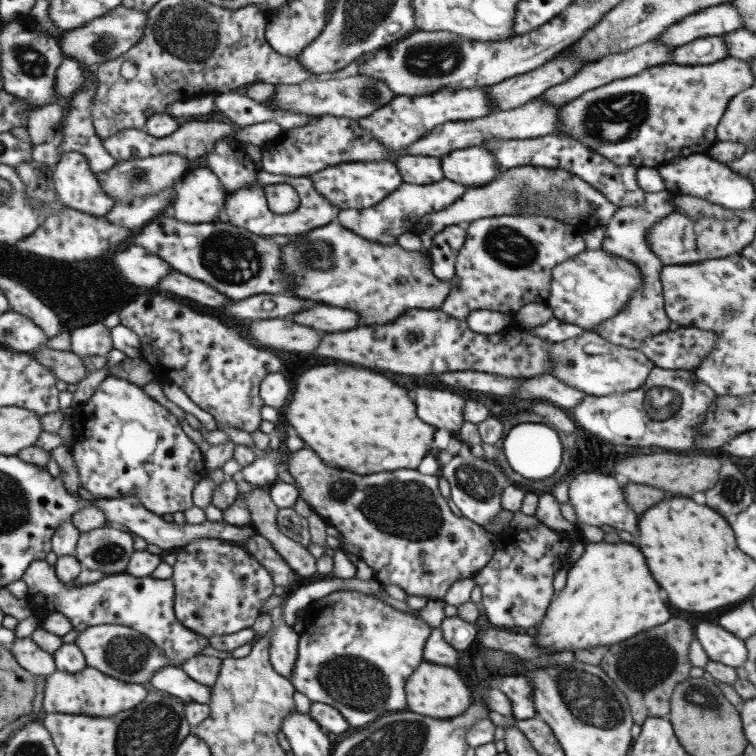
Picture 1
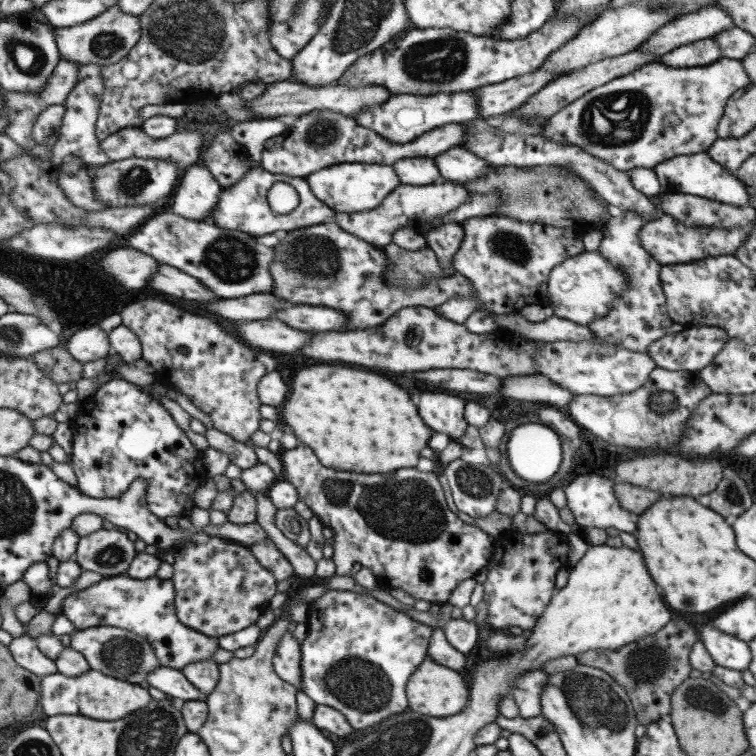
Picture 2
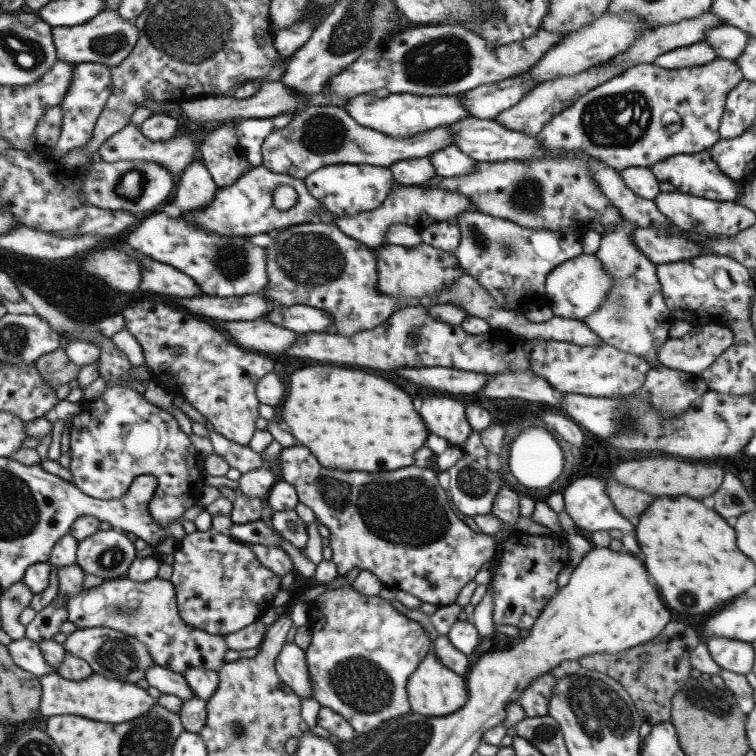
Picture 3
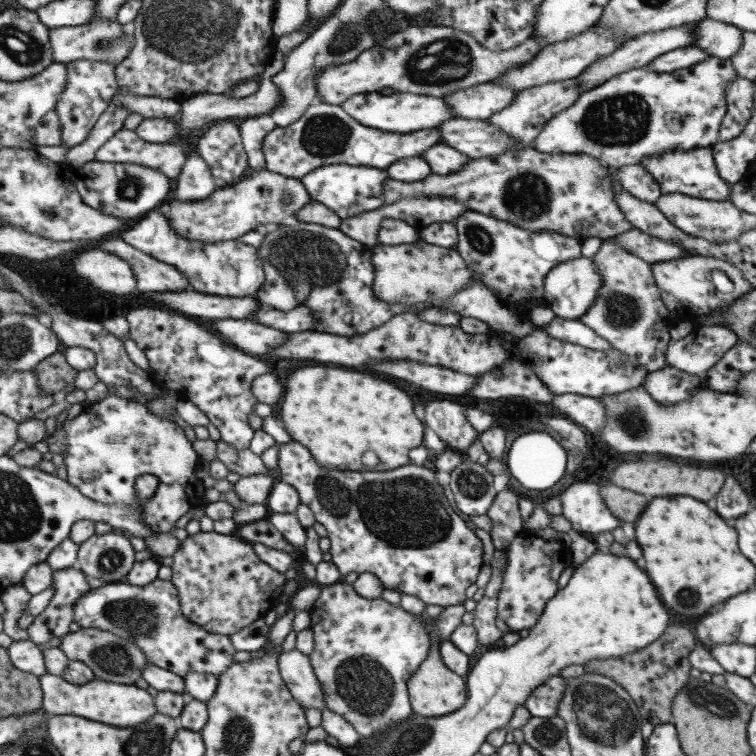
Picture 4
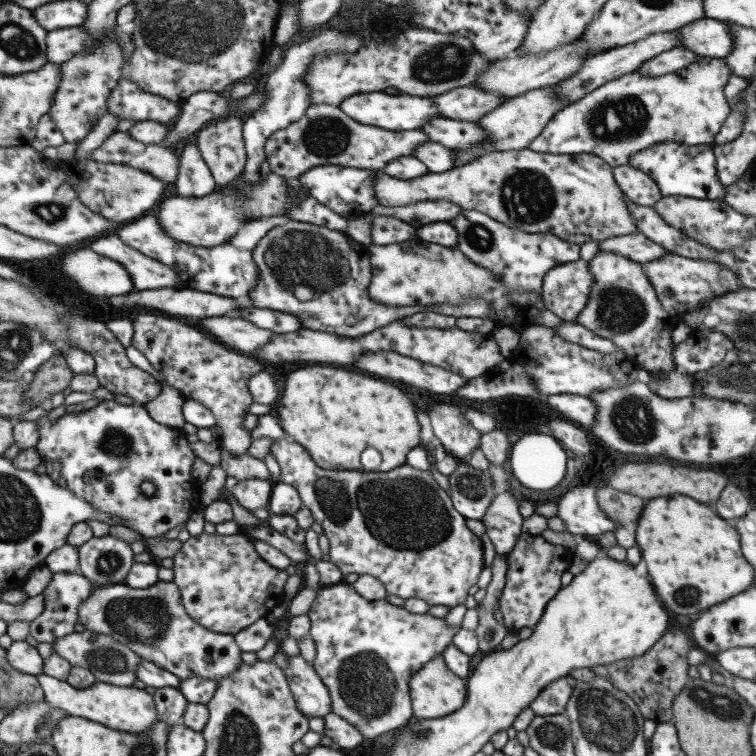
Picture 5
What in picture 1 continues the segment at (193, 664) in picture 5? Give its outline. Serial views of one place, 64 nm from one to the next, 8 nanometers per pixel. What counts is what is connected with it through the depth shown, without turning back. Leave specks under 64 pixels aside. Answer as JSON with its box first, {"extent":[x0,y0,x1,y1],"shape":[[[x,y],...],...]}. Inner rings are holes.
{"extent":[21,560,209,666],"shape":[[[35,560],[21,579],[27,584],[26,599],[30,609],[38,611],[52,604],[59,614],[64,614],[70,620],[73,629],[80,632],[98,624],[118,624],[134,628],[152,640],[176,666],[182,666],[186,660],[201,655],[200,650],[209,646],[207,638],[185,628],[175,618],[175,583],[171,578],[138,578],[122,572],[106,575],[94,583],[72,585],[58,579],[55,565],[50,565],[46,560]]]}

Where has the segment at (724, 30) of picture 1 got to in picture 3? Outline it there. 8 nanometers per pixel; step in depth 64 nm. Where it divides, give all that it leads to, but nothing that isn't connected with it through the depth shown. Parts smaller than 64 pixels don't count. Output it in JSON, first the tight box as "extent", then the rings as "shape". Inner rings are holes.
{"extent":[608,10,727,70],"shape":[[[710,10],[699,17],[658,26],[657,29],[646,30],[626,52],[616,54],[608,61],[612,65],[622,65],[624,70],[638,63],[653,63],[661,54],[702,41],[706,30],[712,30],[720,24],[726,25],[727,22]]]}

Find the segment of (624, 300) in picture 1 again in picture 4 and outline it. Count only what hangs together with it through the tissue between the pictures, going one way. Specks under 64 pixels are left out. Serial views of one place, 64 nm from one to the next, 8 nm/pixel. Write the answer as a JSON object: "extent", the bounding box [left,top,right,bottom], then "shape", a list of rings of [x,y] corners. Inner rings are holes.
{"extent":[544,257,603,320],"shape":[[[580,257],[574,260],[561,262],[545,277],[544,296],[548,308],[555,312],[556,317],[568,320],[579,320],[590,310],[596,297],[599,295],[598,290],[603,285],[601,275],[594,267],[594,261],[591,258]]]}

